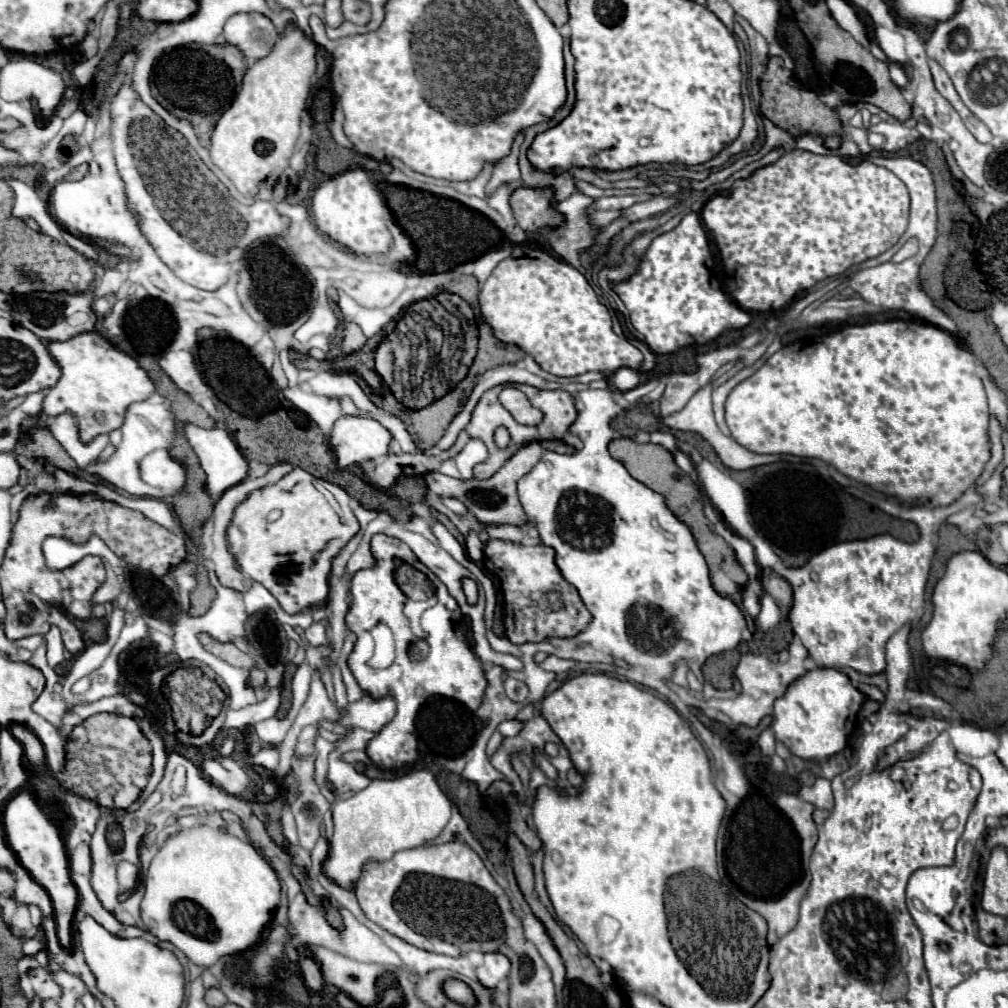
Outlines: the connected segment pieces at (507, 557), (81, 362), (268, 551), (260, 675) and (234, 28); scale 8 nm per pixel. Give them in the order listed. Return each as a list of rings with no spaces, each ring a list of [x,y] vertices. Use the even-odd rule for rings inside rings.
[[[492,539],[484,547],[484,567],[494,573],[500,579],[502,597],[504,597],[504,613],[506,613],[506,637],[512,643],[530,643],[530,641],[544,641],[552,637],[574,637],[580,631],[584,631],[592,619],[590,611],[582,603],[578,591],[566,583],[554,563],[554,549],[546,545],[520,545],[520,543],[508,543],[500,539]],[[554,591],[554,597],[558,595],[558,601],[548,601],[546,597]]]
[[[96,331],[76,335],[62,343],[50,343],[48,351],[58,363],[62,375],[56,387],[46,391],[40,417],[72,413],[76,417],[82,443],[90,443],[94,437],[122,427],[128,405],[144,401],[154,393],[154,383],[148,379],[144,369],[140,369],[130,355],[116,349]]]
[[[294,467],[276,485],[254,491],[236,507],[226,531],[226,541],[230,553],[234,555],[236,567],[254,581],[262,583],[278,599],[286,613],[302,613],[304,609],[324,605],[330,595],[328,577],[332,563],[318,563],[315,556],[330,541],[340,541],[346,545],[358,533],[358,519],[348,503],[350,495],[344,489],[314,477],[300,467]],[[272,511],[280,511],[276,521],[268,521]],[[282,563],[286,565],[284,581],[280,581],[278,571],[274,571]]]
[[[250,669],[248,685],[254,687],[254,689],[262,689],[266,685],[266,673],[262,669]]]
[[[242,13],[228,19],[224,25],[224,39],[238,47],[246,59],[258,61],[272,51],[278,41],[278,31],[266,17],[258,13]]]

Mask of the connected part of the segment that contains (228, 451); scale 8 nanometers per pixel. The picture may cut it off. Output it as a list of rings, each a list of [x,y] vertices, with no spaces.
[[[186,425],[184,433],[186,433],[186,439],[192,445],[194,453],[198,455],[204,473],[206,473],[206,493],[212,499],[220,499],[226,489],[238,485],[248,475],[248,463],[246,463],[244,455],[240,453],[236,441],[230,437],[230,433],[226,429],[222,429],[222,427],[202,429],[196,425]]]

